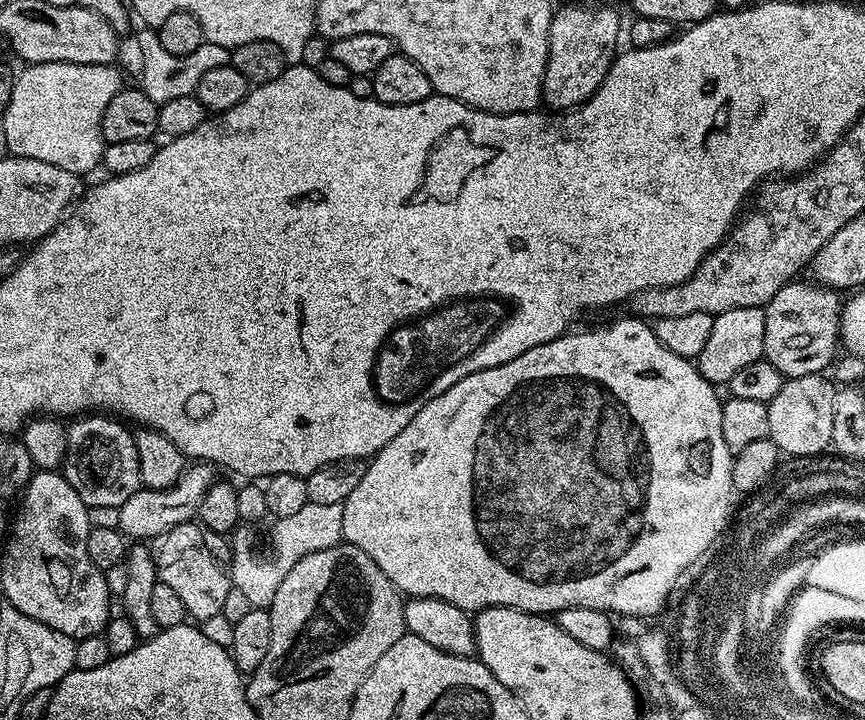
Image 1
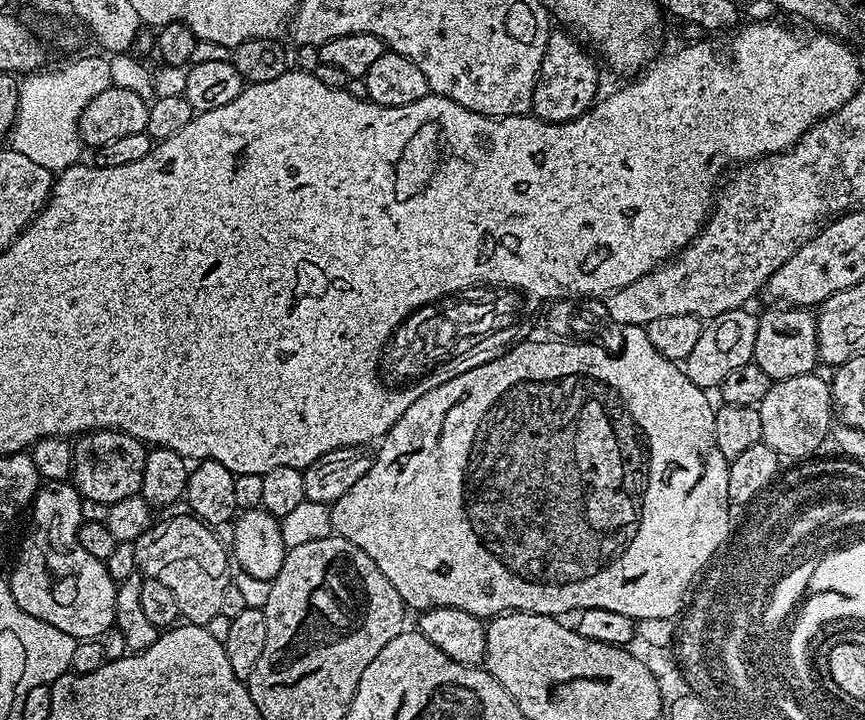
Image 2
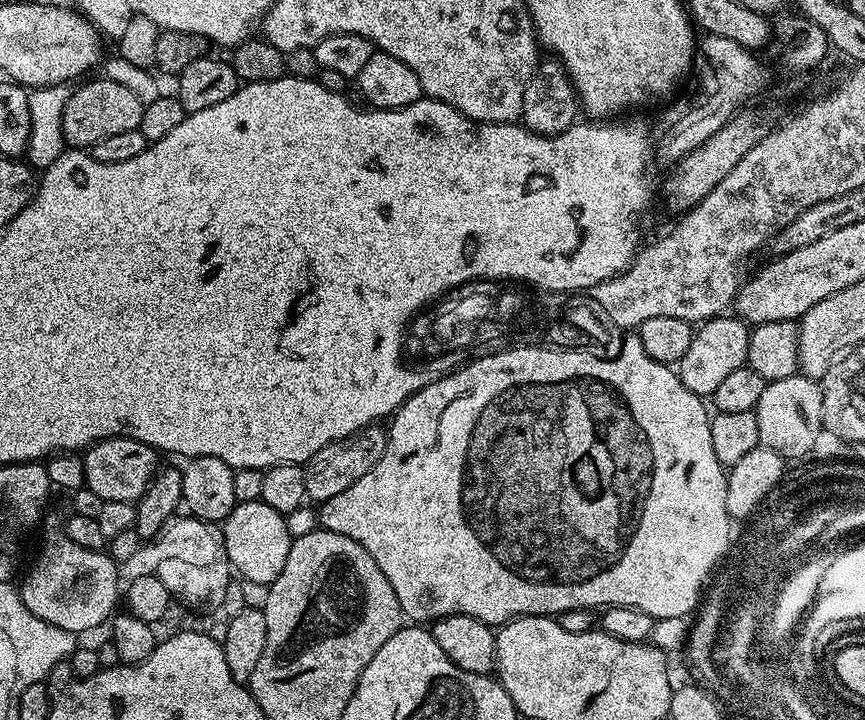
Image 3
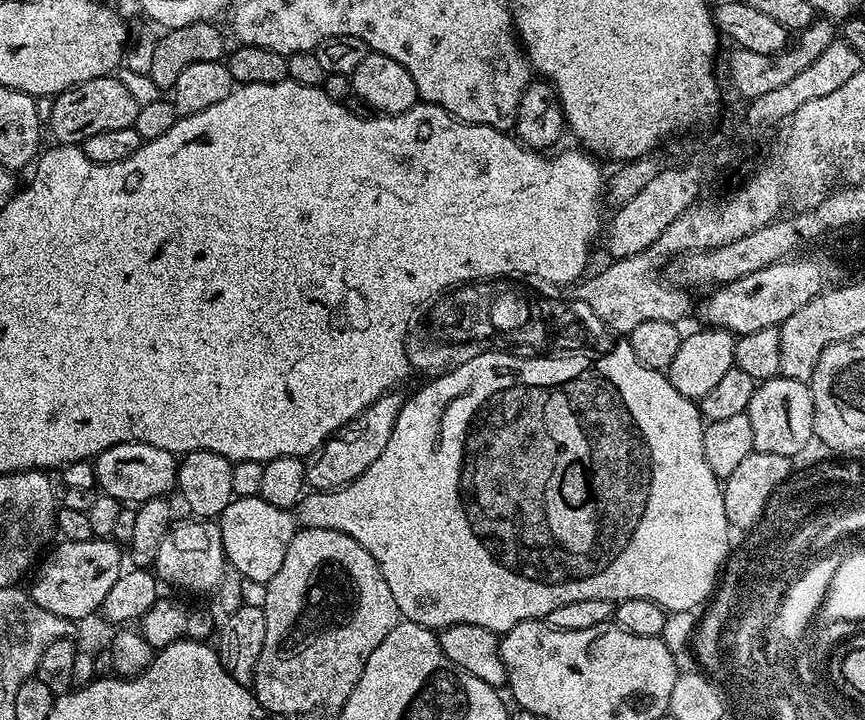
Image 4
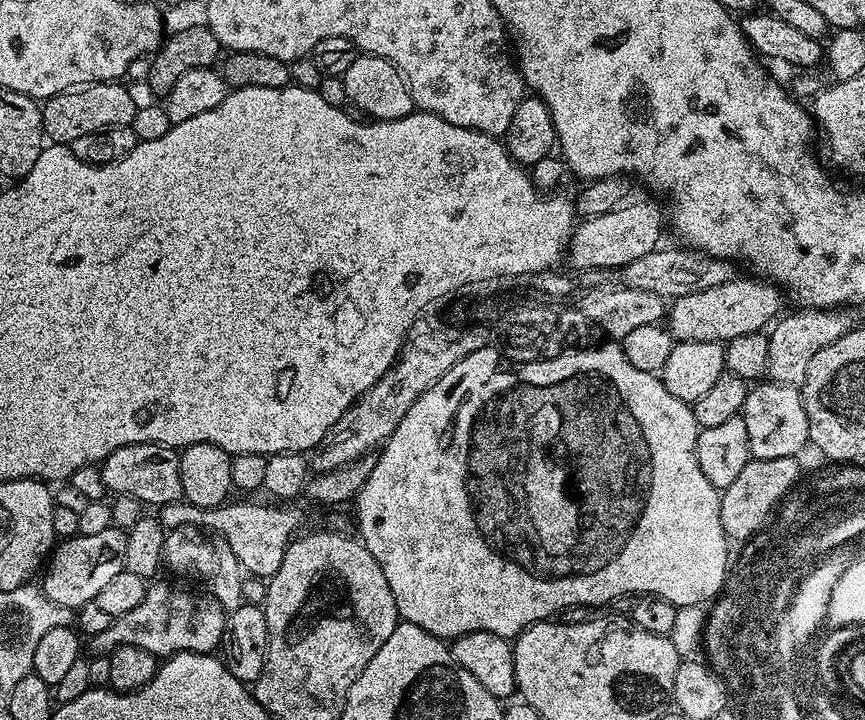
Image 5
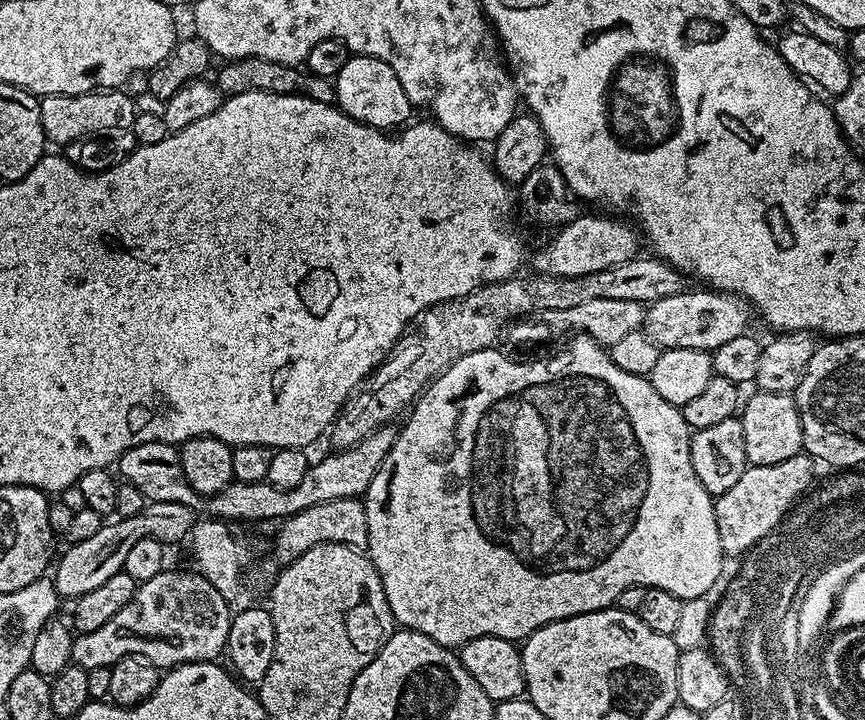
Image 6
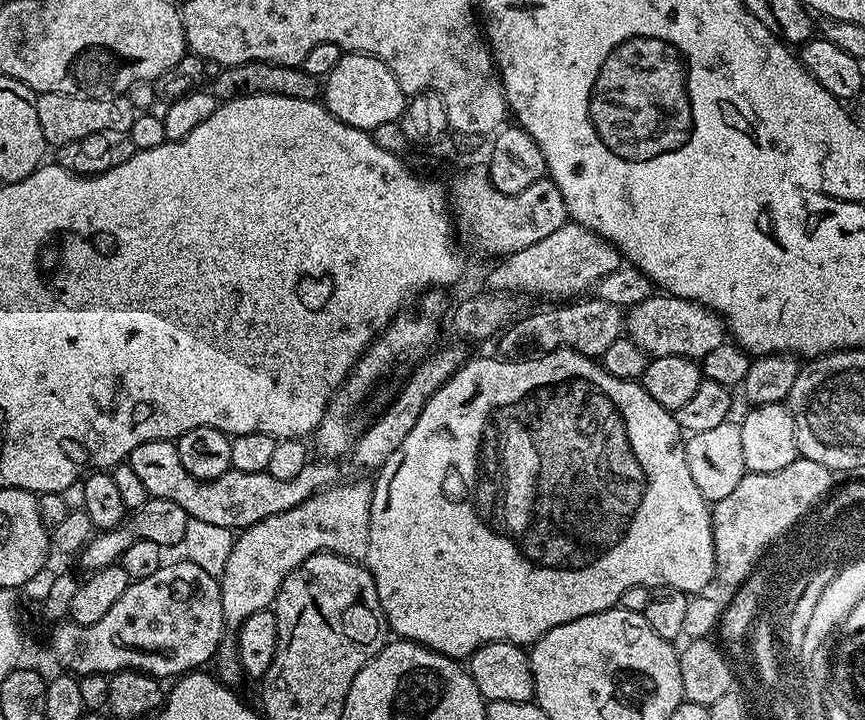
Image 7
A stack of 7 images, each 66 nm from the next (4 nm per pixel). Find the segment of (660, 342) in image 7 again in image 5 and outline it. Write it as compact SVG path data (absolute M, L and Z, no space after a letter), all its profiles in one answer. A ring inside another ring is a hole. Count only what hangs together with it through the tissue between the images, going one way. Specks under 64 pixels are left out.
M733 278L722 286L714 286L706 290L698 290L698 294L686 294L682 298L671 301L666 312L666 327L676 342L727 342L734 338L742 338L742 334L764 332L781 315L781 289L777 285L763 279L739 280Z

